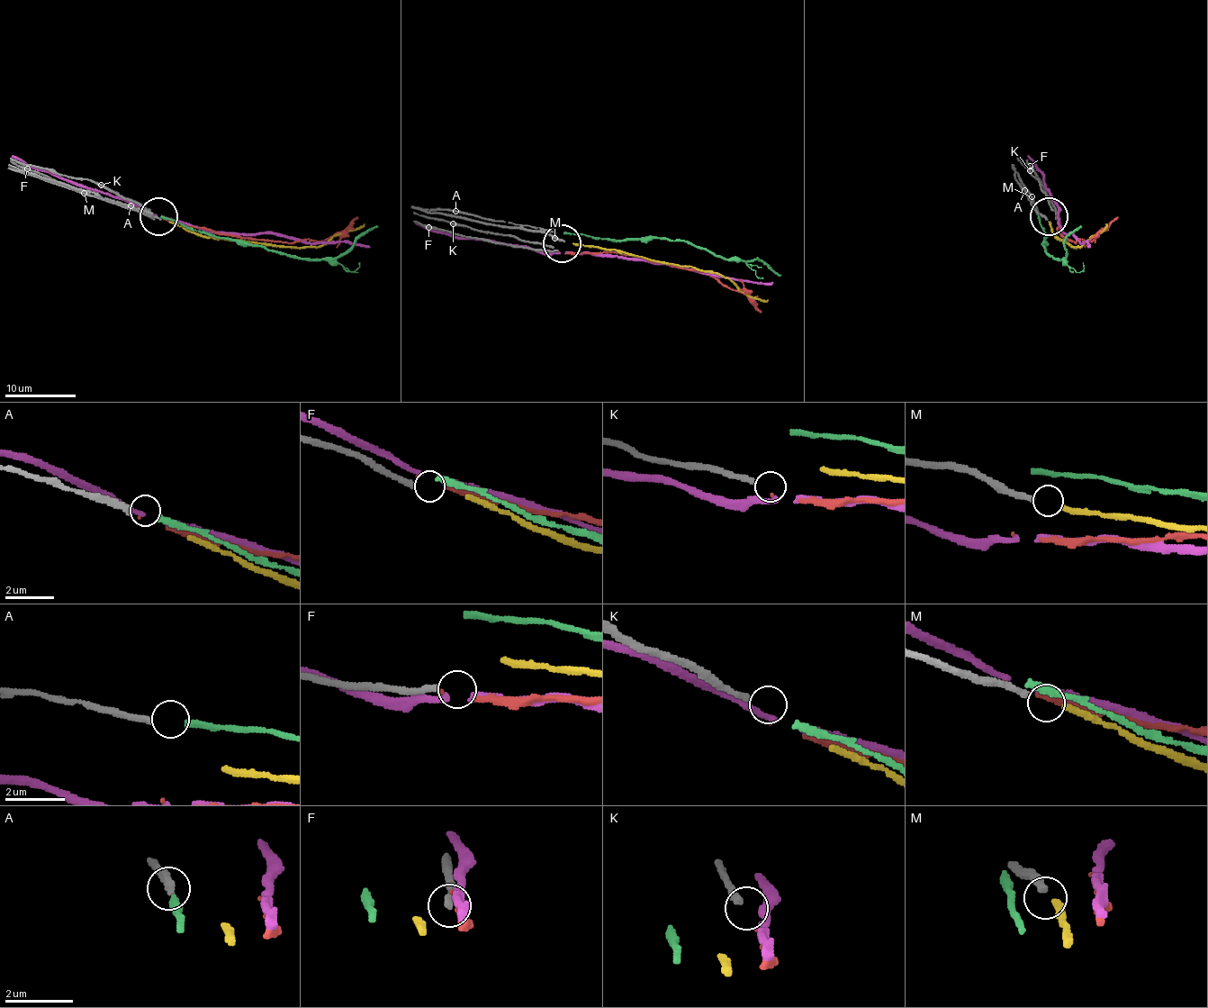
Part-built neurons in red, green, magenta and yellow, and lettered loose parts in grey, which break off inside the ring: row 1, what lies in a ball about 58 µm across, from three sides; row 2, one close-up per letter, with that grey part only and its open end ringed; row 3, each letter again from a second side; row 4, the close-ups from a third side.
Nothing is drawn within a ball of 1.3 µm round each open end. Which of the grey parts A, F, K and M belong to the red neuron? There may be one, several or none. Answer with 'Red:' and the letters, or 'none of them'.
Red: none of them

